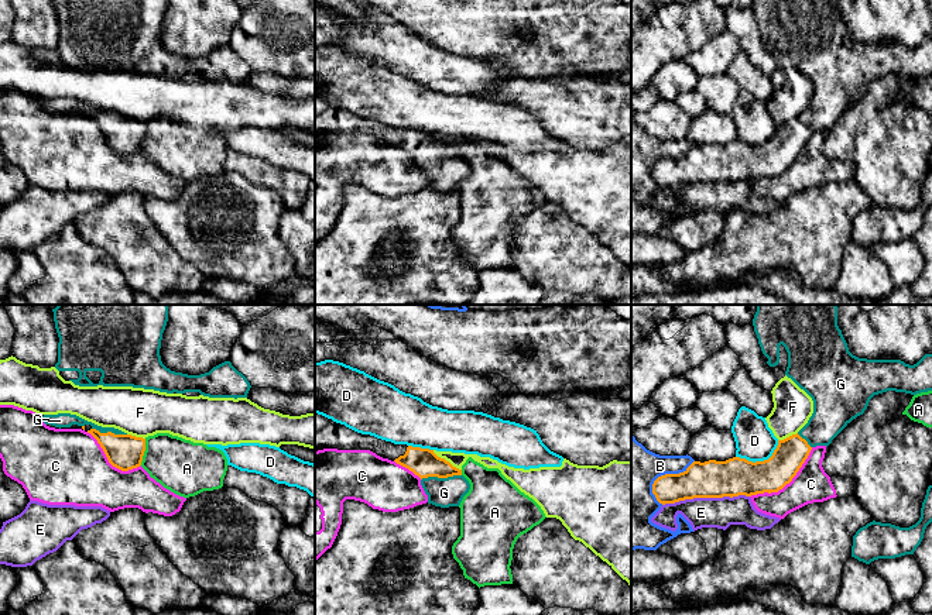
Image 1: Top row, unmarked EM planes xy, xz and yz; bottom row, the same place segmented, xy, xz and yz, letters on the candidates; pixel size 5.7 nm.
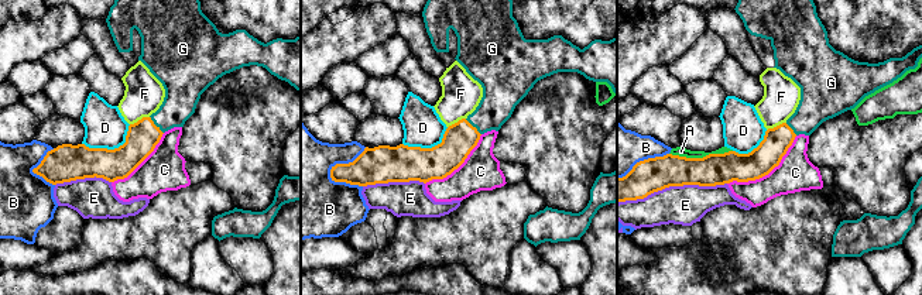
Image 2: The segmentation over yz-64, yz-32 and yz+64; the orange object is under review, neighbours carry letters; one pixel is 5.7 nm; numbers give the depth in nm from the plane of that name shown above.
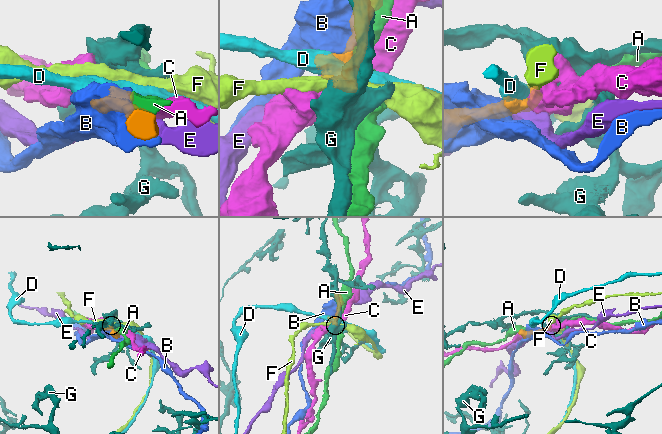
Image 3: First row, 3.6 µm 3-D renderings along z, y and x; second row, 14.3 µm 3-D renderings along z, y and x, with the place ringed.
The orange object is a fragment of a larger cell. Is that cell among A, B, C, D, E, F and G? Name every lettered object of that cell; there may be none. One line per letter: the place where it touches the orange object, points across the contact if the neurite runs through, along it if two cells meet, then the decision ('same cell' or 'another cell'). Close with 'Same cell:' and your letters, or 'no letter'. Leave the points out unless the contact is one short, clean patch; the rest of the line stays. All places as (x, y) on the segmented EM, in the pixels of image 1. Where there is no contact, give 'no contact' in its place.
A: meets orange in xy at (144, 450); another cell
B: meets orange in yz at (662, 476); another cell
C: meets orange in yz at (787, 483); another cell
D: meets orange in yz at (760, 461); another cell
E: meets orange in yz at (705, 497); another cell
F: meets orange in xz at (445, 460); border along xz (432, 450), (461, 470); another cell
G: meets orange in xz at (441, 477); runs through xz (424, 463), (441, 477), (444, 492); same cell
Same cell: G

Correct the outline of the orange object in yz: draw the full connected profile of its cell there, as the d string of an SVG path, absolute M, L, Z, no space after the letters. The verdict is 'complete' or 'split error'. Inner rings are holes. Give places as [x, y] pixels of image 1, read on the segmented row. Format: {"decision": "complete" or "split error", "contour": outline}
{"decision": "split error", "contour": "M757 305L753 326L778 381L787 375L812 398L812 416L796 434L778 440L768 460L693 461L683 473L658 477L652 494L659 504L778 492L811 450L828 447L874 395L932 391L932 354L914 365L853 355L837 326L836 305Z"}

